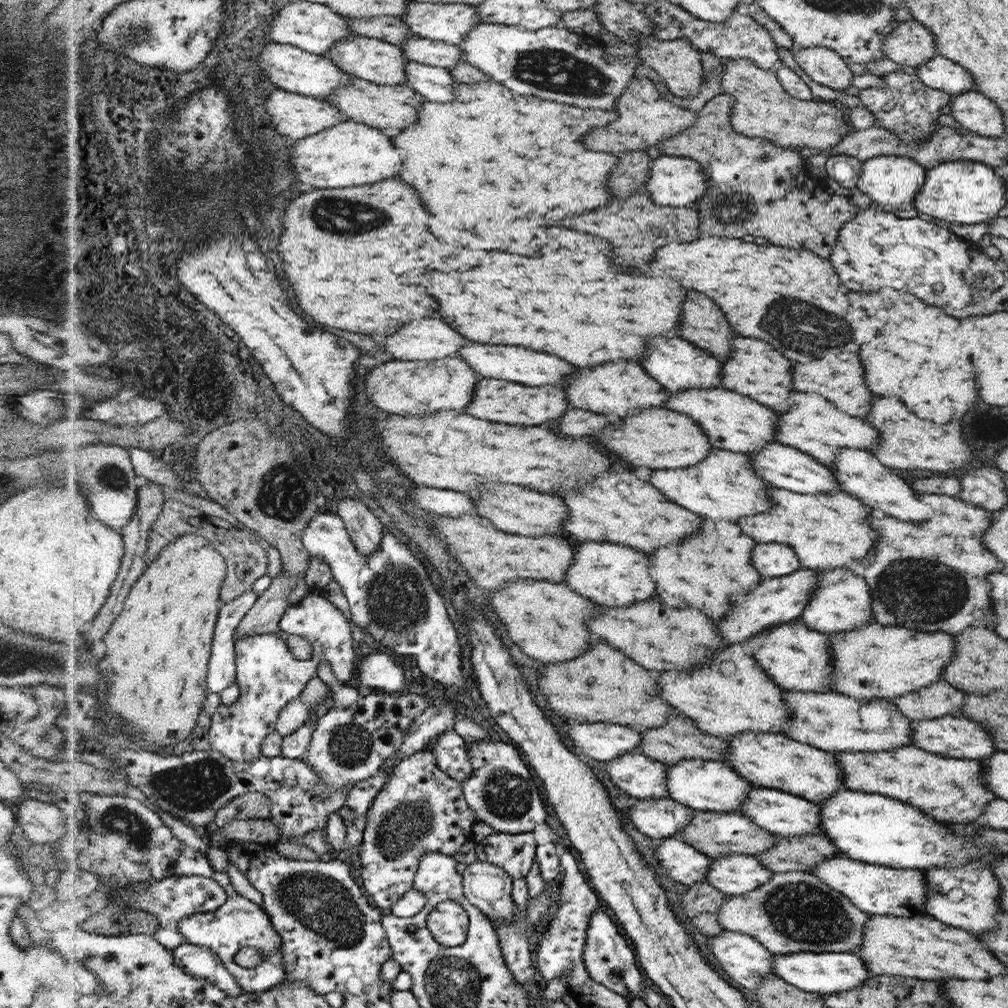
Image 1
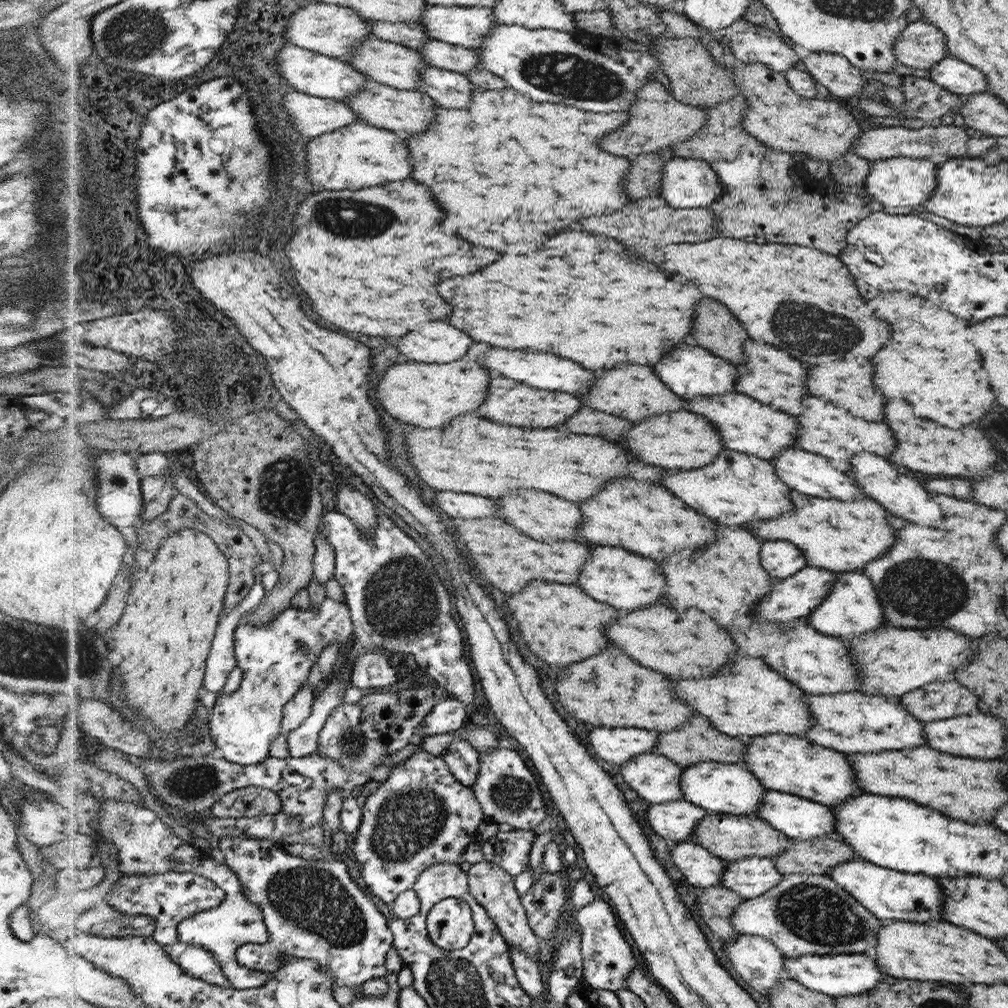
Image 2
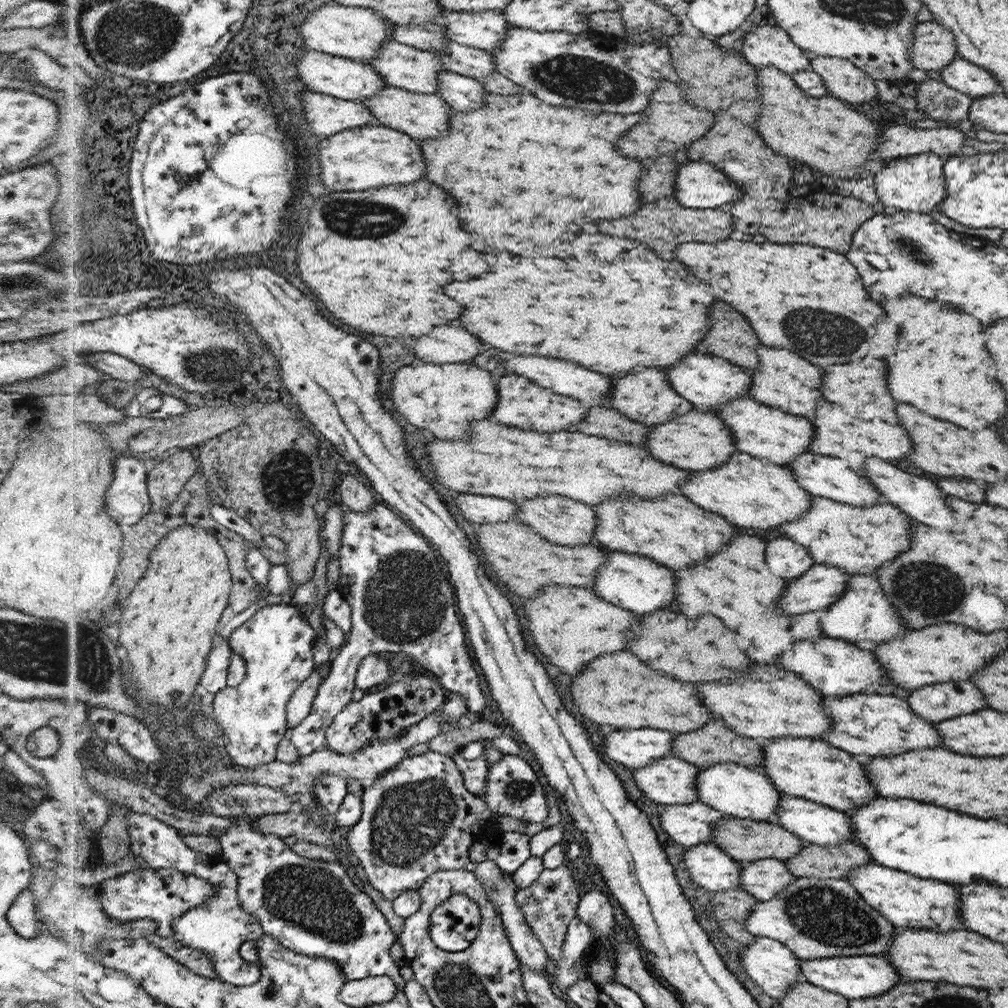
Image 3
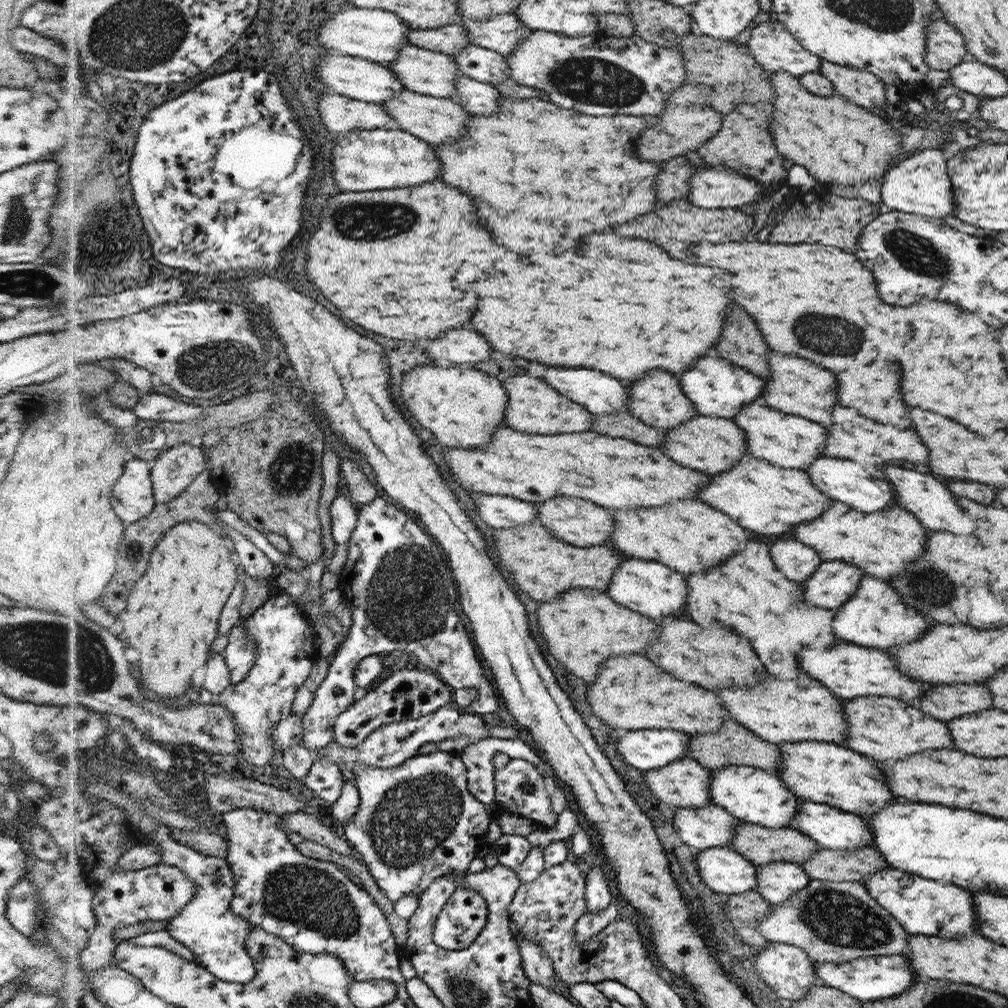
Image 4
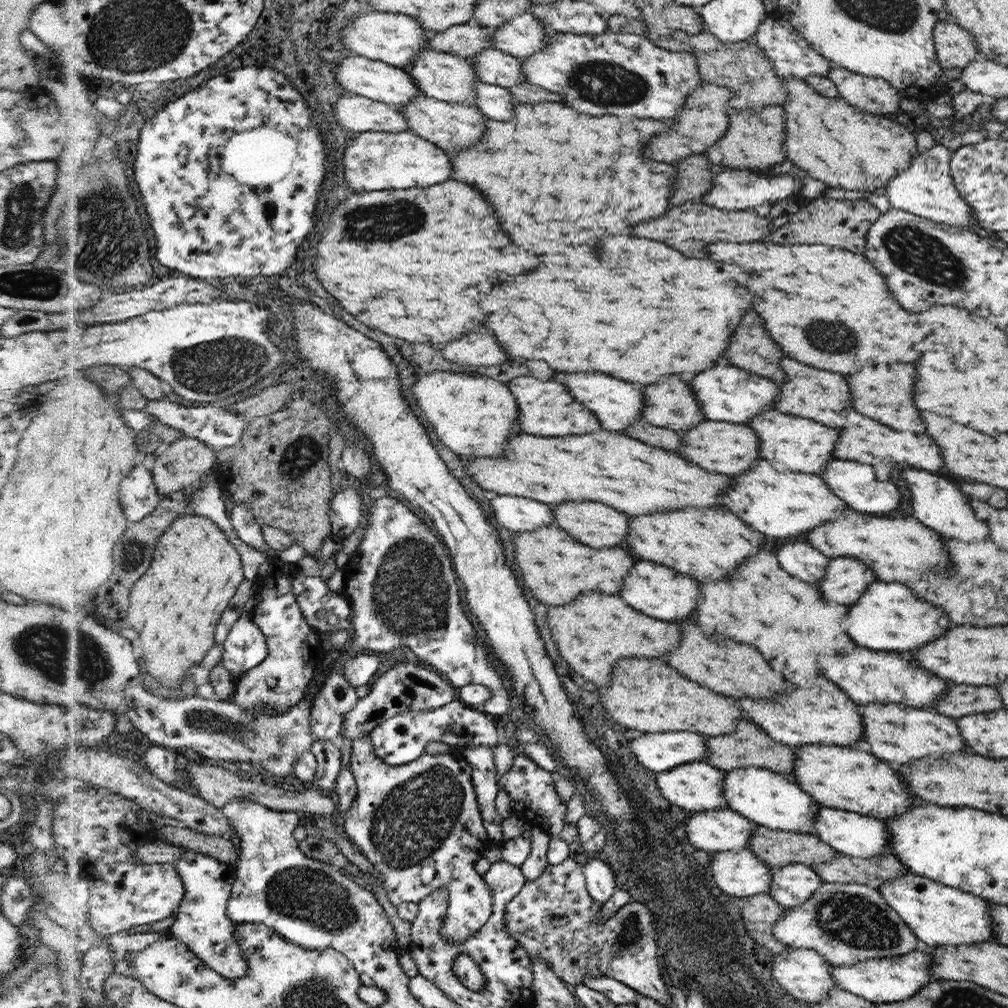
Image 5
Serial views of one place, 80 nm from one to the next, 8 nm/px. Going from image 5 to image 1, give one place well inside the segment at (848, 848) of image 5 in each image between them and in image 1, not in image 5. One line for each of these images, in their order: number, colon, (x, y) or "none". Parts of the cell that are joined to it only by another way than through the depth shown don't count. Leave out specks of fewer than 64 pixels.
1: (779, 812)
2: (798, 818)
3: (813, 822)
4: (832, 828)

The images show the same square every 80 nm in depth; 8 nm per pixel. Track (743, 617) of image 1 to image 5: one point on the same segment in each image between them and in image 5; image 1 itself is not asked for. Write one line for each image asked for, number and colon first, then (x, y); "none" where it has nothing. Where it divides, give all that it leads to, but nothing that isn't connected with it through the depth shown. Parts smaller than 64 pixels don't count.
2: (796, 597)
3: (822, 585)
4: (832, 586)
5: (846, 580)

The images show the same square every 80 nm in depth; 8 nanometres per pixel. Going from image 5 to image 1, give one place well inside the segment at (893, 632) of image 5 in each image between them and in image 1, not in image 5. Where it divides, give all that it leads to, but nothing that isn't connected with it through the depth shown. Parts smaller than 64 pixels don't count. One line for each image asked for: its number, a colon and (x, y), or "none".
1: (842, 602)
2: (852, 608)
3: (863, 616)
4: (875, 617)

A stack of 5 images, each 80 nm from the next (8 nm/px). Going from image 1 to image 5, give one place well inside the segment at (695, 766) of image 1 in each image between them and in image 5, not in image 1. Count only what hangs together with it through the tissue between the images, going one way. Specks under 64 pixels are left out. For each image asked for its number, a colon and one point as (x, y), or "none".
2: (728, 788)
3: (744, 792)
4: (753, 795)
5: (772, 800)

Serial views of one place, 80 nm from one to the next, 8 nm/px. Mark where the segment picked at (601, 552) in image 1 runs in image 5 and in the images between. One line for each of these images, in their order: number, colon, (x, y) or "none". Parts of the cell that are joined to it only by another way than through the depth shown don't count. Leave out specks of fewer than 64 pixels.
2: (626, 581)
3: (632, 582)
4: (652, 589)
5: (663, 593)

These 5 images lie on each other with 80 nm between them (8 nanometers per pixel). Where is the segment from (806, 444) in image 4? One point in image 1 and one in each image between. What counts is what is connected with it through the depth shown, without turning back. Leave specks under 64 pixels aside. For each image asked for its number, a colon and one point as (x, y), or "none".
1: (735, 422)
2: (746, 425)
3: (769, 433)

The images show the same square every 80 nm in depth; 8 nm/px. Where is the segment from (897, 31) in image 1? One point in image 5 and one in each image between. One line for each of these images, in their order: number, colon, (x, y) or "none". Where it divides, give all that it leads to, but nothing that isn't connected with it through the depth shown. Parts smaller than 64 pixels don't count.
2: (921, 45)
3: (934, 46)
4: (946, 48)
5: (955, 47)

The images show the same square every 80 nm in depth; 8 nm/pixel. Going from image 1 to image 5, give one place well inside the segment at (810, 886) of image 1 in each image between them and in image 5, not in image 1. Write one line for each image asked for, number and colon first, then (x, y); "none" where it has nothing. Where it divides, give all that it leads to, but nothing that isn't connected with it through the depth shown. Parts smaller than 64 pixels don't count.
2: (804, 914)
3: (816, 918)
4: (831, 921)
5: (846, 923)

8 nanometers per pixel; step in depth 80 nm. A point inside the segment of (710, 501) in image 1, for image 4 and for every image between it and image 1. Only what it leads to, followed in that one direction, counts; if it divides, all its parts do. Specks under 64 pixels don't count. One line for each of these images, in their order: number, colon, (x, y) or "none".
2: (737, 488)
3: (751, 492)
4: (770, 500)

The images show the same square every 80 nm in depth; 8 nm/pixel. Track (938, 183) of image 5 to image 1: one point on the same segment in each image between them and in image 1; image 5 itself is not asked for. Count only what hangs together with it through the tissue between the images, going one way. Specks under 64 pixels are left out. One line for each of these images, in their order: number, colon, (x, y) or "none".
1: (893, 181)
2: (900, 181)
3: (917, 184)
4: (921, 184)

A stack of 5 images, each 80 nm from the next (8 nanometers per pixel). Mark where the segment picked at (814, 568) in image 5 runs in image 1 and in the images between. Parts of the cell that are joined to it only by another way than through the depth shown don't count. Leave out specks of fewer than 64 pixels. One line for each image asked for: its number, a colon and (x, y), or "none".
1: (772, 560)
2: (782, 560)
3: (789, 560)
4: (798, 562)

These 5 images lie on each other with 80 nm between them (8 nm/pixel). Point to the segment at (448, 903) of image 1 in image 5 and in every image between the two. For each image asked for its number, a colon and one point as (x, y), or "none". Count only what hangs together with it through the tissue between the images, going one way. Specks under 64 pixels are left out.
2: (450, 922)
3: (455, 923)
4: (463, 918)
5: (420, 824)

